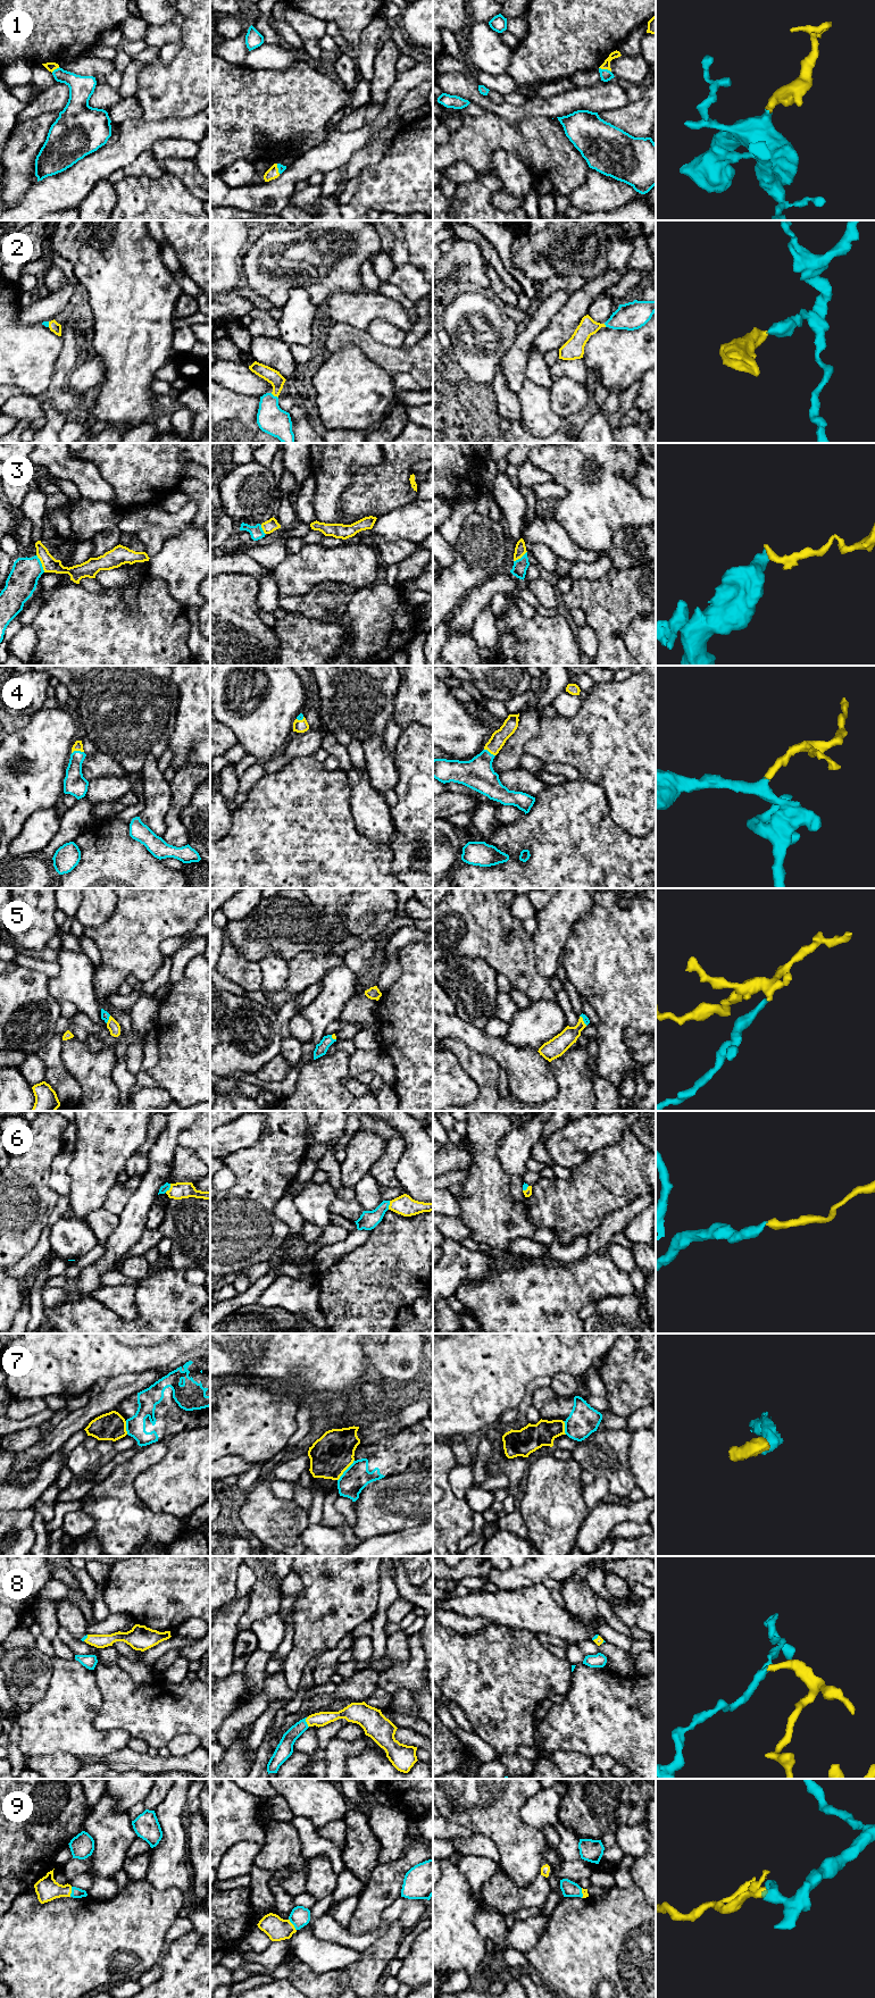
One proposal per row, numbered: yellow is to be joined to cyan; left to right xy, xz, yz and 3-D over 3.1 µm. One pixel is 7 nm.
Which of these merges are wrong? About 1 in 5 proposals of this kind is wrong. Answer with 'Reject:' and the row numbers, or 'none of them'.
Reject: 3, 7

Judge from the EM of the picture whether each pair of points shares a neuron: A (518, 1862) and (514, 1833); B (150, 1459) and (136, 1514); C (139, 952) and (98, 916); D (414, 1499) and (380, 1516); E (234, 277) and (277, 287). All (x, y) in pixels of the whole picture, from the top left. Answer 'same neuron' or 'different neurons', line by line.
A: same neuron
B: same neuron
C: different neurons
D: same neuron
E: different neurons

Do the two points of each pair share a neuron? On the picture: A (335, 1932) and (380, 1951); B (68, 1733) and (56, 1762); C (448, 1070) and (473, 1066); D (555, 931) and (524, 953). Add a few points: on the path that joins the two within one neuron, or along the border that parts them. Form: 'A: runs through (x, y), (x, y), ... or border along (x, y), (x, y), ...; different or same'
A: border along (388, 1929), (359, 1953); different
B: border along (34, 1755), (66, 1752), (80, 1758); different
C: border along (446, 1047), (478, 1088); different
D: border along (532, 936), (535, 964), (540, 972); different

